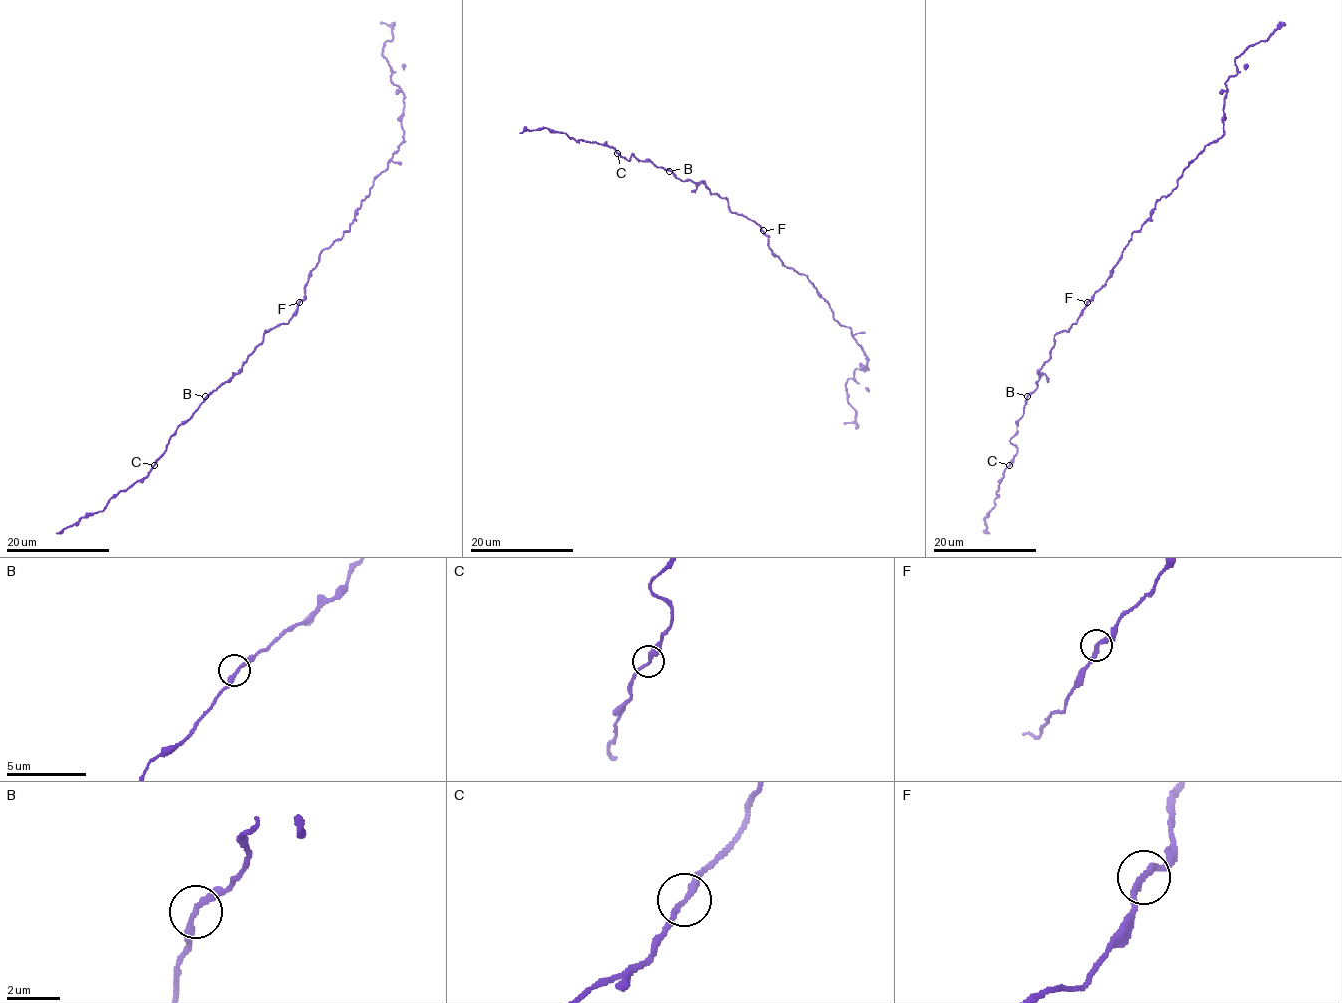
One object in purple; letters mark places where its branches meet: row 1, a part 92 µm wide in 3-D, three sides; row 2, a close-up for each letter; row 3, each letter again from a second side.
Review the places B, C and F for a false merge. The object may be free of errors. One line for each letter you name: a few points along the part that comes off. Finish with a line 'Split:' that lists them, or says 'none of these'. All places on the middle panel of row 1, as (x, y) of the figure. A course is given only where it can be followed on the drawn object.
Split: none of these

